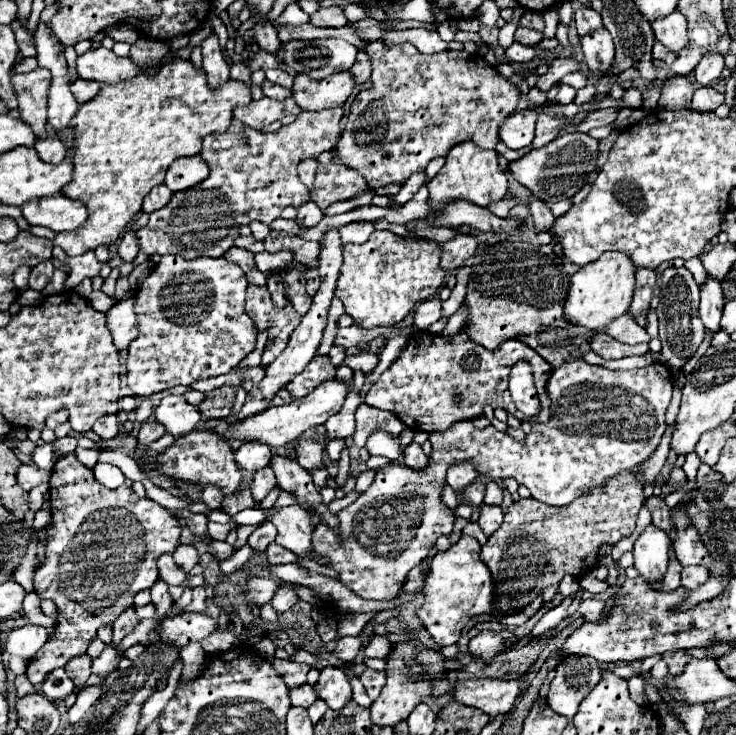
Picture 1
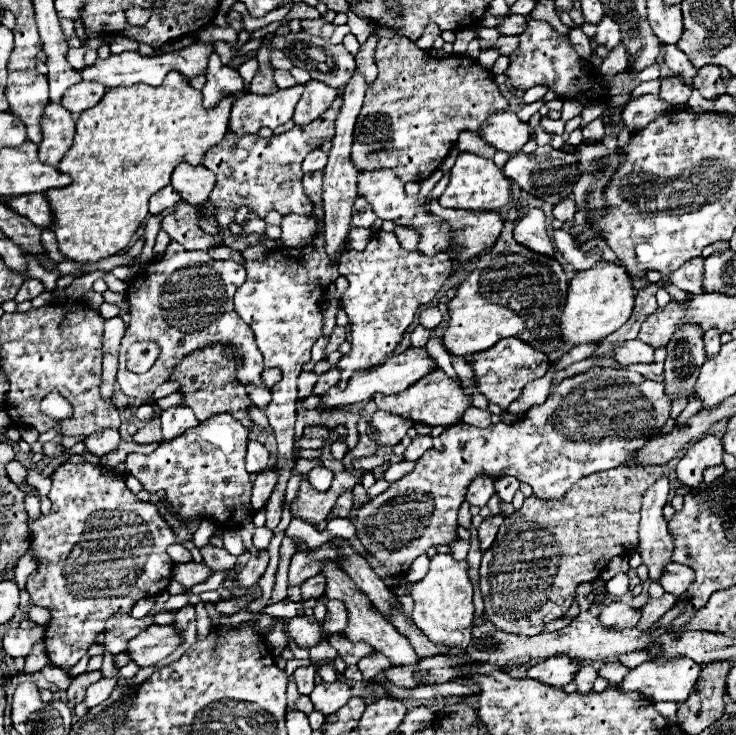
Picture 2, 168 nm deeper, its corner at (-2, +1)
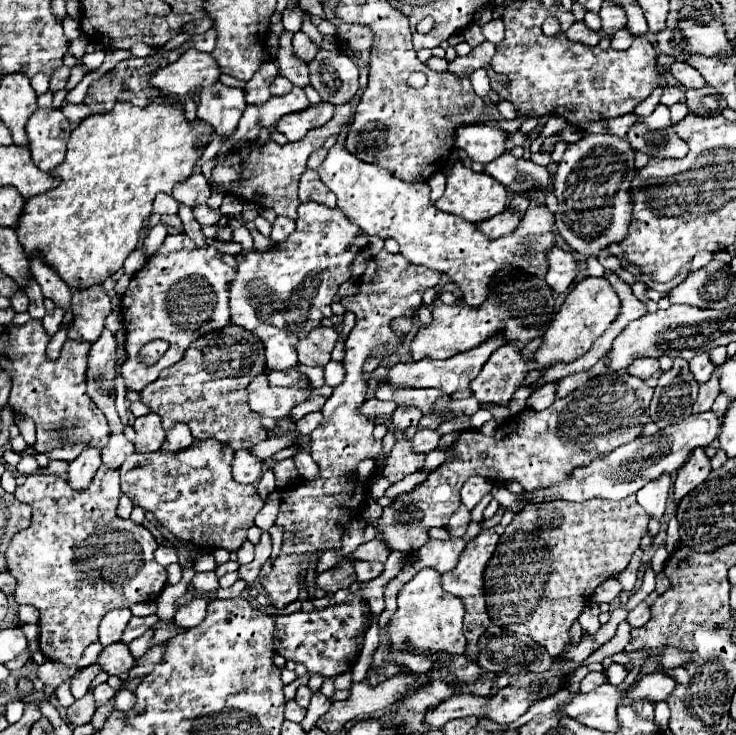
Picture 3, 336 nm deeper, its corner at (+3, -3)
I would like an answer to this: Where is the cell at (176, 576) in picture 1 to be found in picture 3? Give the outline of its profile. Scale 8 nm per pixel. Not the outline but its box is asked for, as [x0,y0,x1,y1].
[193,572,219,594]

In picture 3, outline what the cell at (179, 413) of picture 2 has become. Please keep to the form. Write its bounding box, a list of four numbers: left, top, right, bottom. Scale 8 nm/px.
[161,424,195,452]

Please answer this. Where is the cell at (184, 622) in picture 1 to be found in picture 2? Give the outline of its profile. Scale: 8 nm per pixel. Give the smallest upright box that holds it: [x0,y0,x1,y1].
[126,624,182,666]

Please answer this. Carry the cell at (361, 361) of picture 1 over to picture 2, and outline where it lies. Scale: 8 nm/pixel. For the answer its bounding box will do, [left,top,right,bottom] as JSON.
[314,366,340,396]

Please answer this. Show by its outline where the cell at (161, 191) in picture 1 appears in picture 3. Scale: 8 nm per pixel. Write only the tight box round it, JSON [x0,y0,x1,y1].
[153,194,179,214]

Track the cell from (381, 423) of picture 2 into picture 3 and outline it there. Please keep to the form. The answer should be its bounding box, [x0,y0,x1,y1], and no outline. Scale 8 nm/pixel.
[391,408,421,432]

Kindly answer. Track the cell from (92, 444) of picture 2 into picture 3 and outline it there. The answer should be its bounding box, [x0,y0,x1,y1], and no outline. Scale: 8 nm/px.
[67,448,101,490]

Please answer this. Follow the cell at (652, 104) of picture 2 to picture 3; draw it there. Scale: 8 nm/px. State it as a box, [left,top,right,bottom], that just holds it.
[627,106,687,158]

